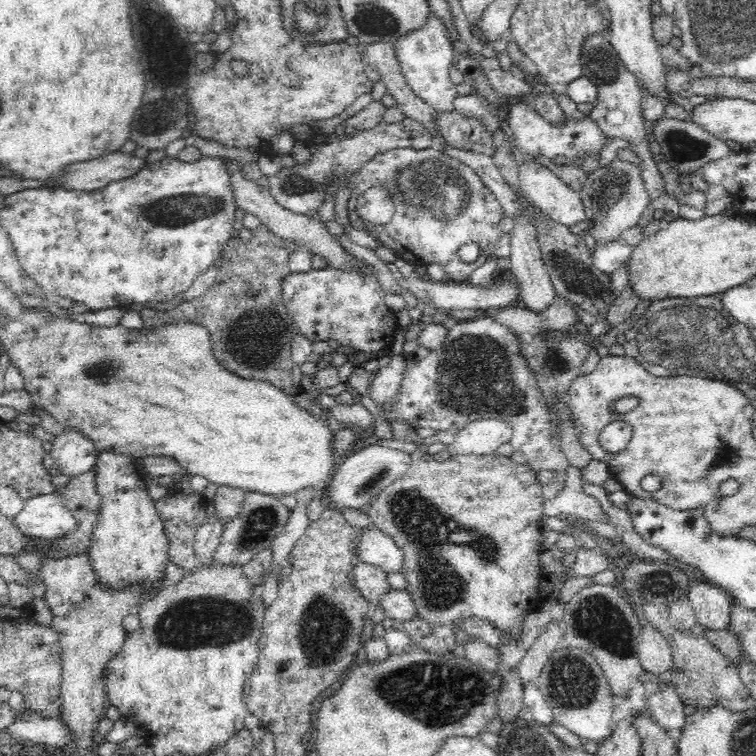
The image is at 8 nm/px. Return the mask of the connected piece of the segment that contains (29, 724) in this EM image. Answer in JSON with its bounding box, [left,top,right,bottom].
[6,710,72,748]

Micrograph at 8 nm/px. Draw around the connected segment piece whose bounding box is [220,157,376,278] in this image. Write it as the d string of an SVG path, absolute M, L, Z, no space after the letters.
M228 158L220 159L227 160L228 172L231 173L231 186L233 196L238 208L244 209L247 213L256 215L266 225L270 232L273 232L278 238L295 242L299 248L311 252L313 256L321 256L326 260L327 264L341 271L350 270L353 274L365 275L365 278L375 278L376 270L366 261L358 259L354 255L348 253L340 242L336 239L324 223L318 217L301 215L300 213L290 212L285 210L280 204L275 202L269 190L265 190L258 184L257 181L248 180L243 177L241 168L236 160Z

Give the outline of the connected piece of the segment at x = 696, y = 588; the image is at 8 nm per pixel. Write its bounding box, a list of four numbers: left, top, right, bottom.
[688,581,734,630]

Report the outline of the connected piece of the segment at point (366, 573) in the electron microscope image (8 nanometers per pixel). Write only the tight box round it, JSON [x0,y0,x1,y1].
[354,561,391,606]

